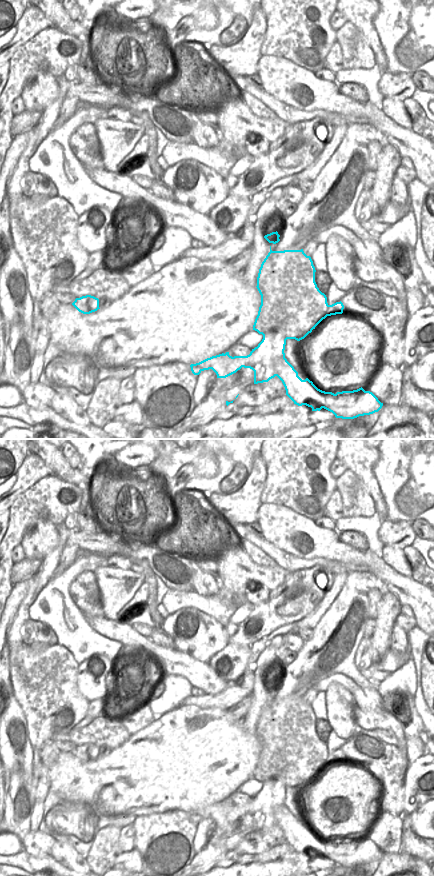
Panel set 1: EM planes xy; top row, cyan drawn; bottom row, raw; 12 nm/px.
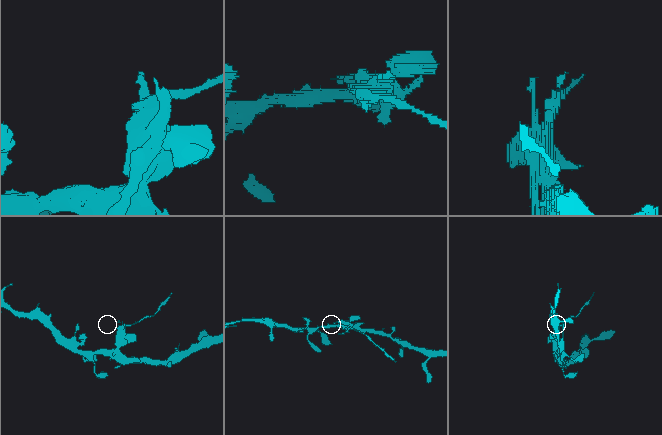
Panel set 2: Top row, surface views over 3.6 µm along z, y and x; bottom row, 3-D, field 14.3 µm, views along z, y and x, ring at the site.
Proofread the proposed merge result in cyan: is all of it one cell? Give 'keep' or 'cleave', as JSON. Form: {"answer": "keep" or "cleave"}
{"answer": "cleave"}

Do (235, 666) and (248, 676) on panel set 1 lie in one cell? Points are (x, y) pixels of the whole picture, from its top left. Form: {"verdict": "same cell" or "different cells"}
{"verdict": "different cells"}

